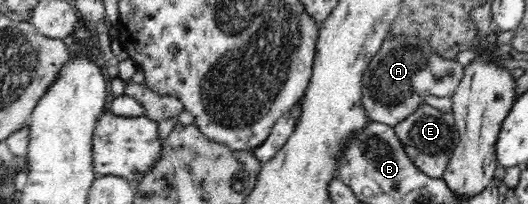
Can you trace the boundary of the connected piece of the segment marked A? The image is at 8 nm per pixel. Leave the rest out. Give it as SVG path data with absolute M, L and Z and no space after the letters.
M389 34L383 40L377 54L373 56L361 80L361 109L365 111L368 120L396 127L423 106L427 96L452 98L461 78L463 78L463 66L456 59L443 58L435 52L426 38L423 39L416 34Z

